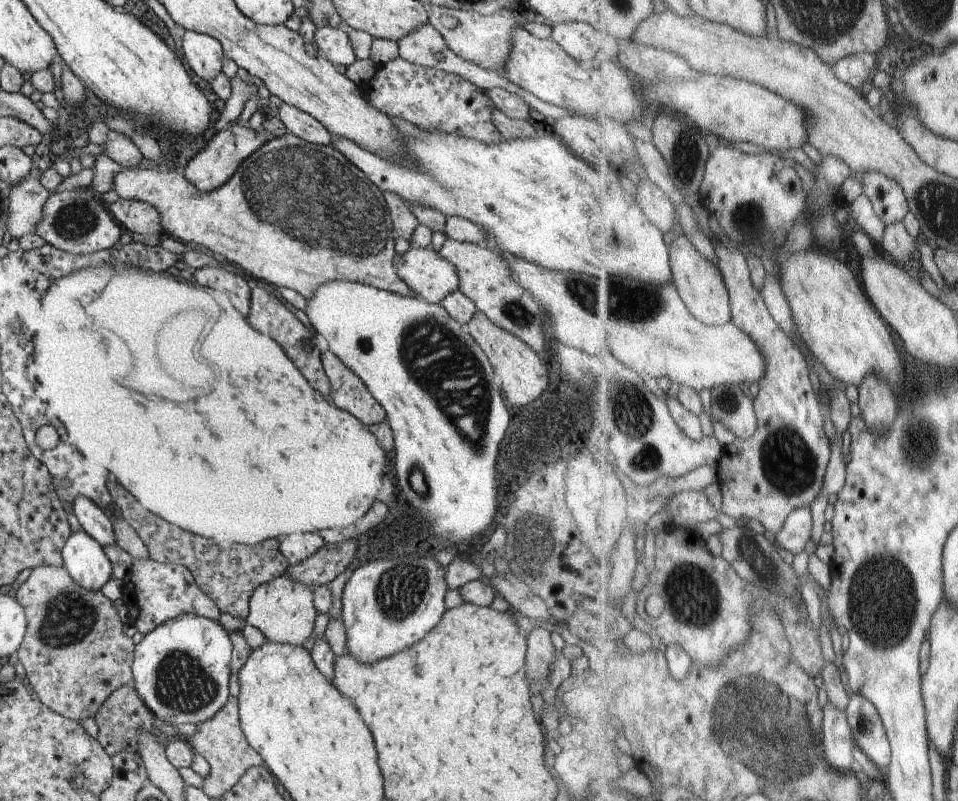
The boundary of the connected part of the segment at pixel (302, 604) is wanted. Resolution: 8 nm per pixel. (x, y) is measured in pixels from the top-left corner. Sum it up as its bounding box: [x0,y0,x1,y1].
[245,573,316,645]

